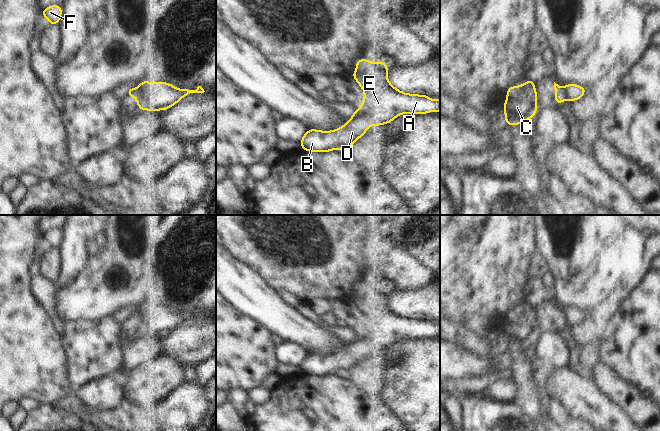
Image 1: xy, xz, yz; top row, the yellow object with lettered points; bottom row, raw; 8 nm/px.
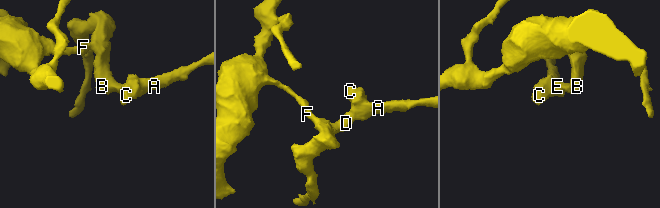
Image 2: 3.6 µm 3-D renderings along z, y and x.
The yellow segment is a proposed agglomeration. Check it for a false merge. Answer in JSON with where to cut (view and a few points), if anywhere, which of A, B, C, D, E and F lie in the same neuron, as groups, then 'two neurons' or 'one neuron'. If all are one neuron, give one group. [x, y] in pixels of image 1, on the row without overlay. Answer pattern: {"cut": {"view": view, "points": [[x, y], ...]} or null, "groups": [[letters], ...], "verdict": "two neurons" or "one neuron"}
{"cut": null, "groups": [["A", "B", "C", "D", "E", "F"]], "verdict": "one neuron"}

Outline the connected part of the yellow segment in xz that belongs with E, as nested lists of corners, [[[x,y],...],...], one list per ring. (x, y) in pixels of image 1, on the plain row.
[[[359,283],[352,301],[364,315],[364,323],[352,341],[338,353],[324,356],[322,354],[308,353],[302,361],[300,368],[302,374],[308,376],[329,376],[332,374],[347,374],[356,367],[357,362],[366,358],[369,350],[389,348],[401,338],[428,338],[431,335],[440,335],[440,322],[432,324],[428,319],[404,317],[395,312],[387,302],[388,291],[386,286],[370,286]]]

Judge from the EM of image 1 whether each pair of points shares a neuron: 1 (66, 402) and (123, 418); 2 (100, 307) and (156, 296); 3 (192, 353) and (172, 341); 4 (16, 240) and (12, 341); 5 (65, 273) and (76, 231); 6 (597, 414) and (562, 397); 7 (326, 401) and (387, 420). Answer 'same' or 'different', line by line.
1: same
2: different
3: same
4: same
5: same
6: same
7: same

